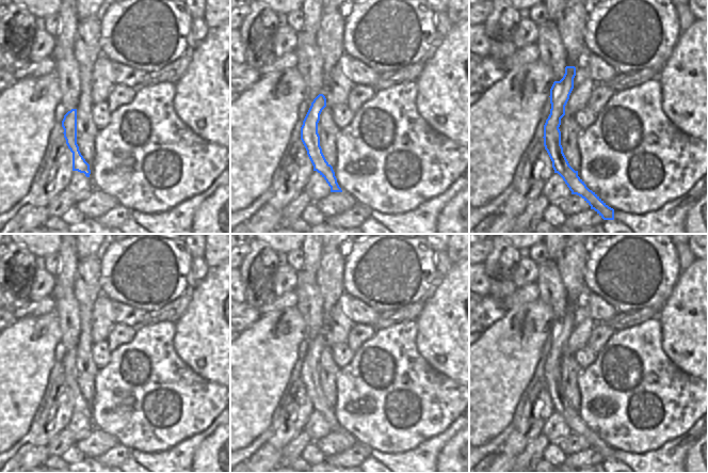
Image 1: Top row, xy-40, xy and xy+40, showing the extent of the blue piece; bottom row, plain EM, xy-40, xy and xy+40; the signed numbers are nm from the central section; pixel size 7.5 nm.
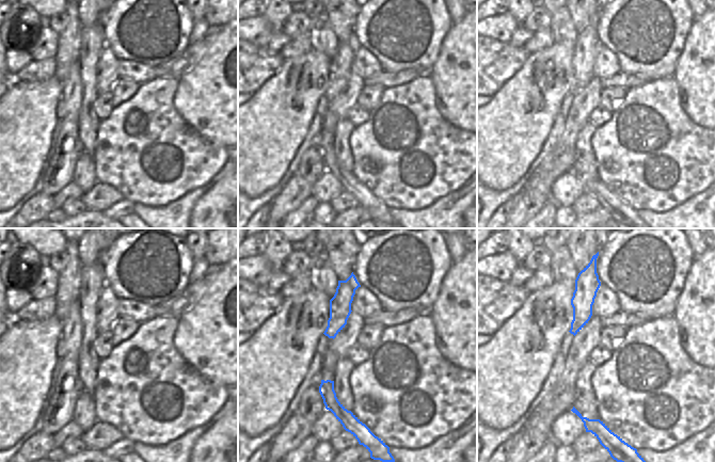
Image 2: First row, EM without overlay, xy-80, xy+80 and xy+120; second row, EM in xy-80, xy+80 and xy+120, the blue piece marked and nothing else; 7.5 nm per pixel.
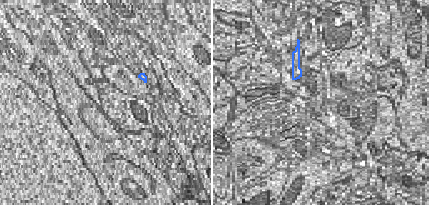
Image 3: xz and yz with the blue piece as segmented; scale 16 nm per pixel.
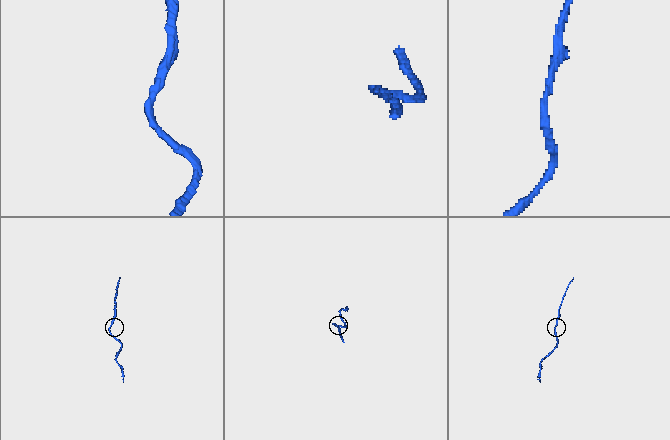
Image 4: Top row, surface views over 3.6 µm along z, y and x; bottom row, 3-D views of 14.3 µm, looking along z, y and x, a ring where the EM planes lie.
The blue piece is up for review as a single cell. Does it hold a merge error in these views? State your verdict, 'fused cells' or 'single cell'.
single cell

